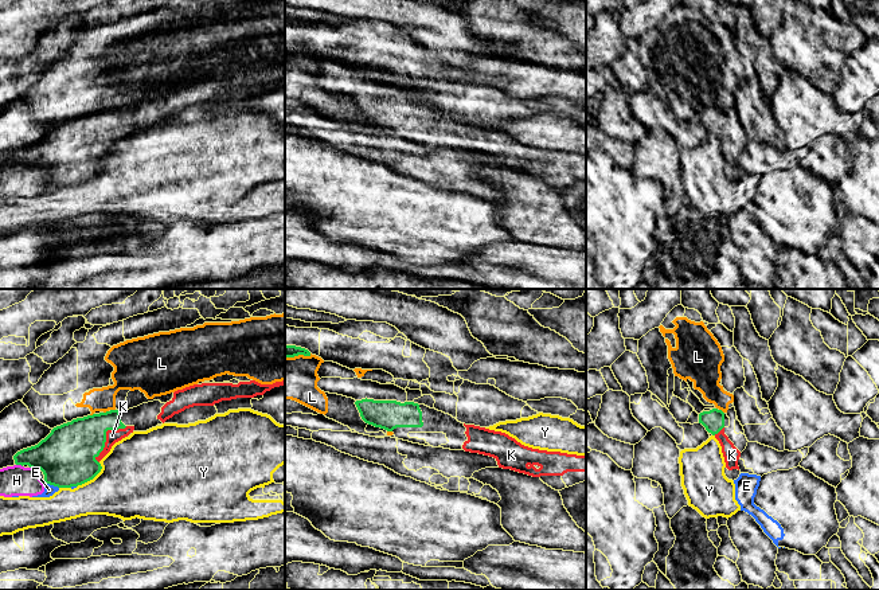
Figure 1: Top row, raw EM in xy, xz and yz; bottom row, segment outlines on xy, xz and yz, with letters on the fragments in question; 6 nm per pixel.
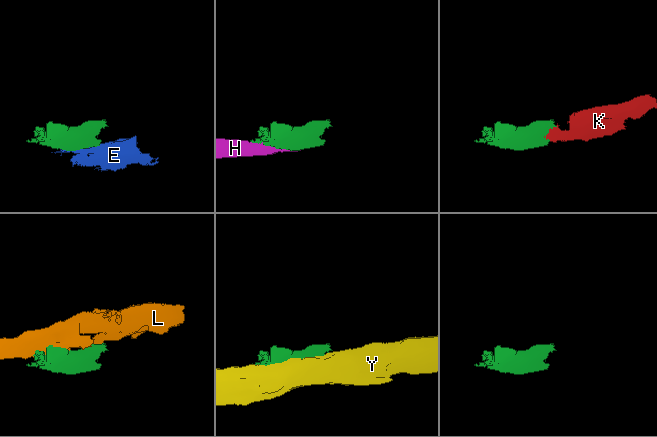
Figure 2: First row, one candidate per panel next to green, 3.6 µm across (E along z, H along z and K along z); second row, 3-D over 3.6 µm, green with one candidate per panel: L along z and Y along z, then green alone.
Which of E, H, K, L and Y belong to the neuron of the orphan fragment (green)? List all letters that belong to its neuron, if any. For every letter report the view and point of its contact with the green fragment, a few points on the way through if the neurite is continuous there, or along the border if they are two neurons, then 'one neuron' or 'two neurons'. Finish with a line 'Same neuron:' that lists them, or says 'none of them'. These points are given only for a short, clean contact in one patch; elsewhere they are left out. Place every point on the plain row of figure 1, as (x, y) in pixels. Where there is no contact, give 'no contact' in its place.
E: meets green in xy at (51, 183); two neurons
H: meets green in xy at (19, 163); two neurons
K: meets green in xy at (105, 136); runs through xy (67, 153), (92, 136), (105, 136), (112, 135); one neuron
L: meets green in xz at (297, 54); two neurons
Y: meets green in xy at (92, 178); two neurons
Same neuron: K

